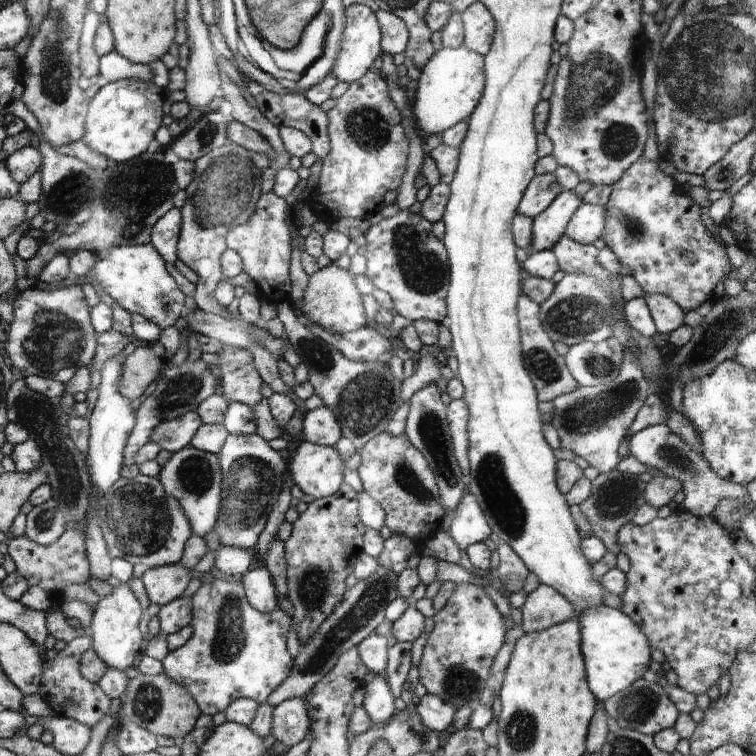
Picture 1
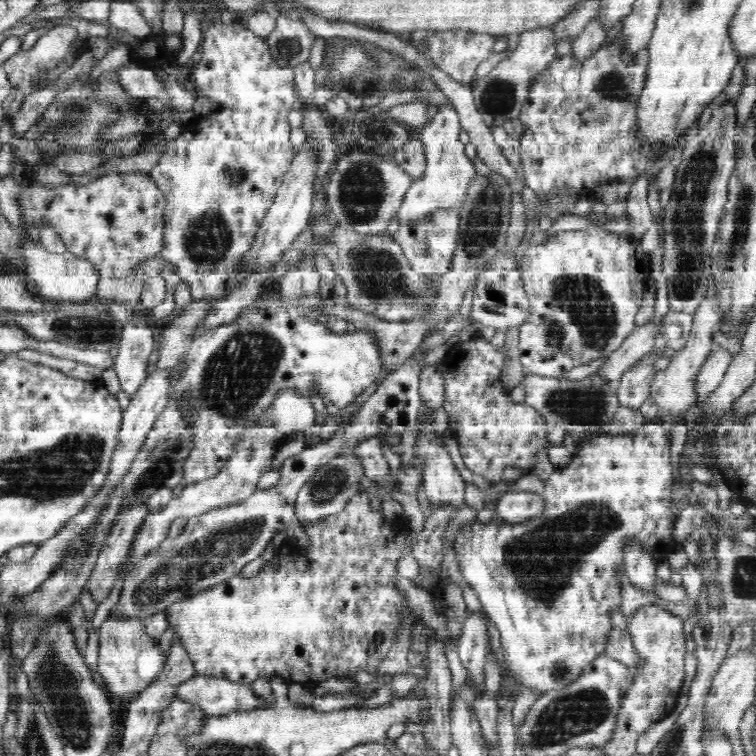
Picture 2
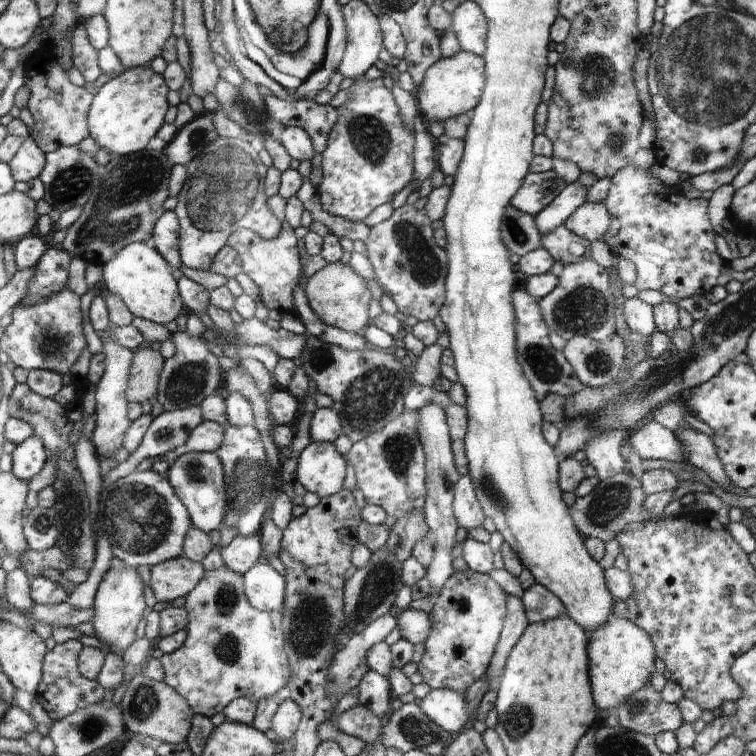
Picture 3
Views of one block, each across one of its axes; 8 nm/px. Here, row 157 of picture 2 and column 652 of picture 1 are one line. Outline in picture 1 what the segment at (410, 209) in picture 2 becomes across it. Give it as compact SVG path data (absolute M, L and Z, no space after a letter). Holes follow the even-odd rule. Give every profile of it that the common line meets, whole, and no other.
M667 424L651 425L642 431L628 437L630 444L630 454L649 467L658 468L658 475L665 475L679 481L683 487L685 500L683 509L692 512L694 516L711 516L716 506L722 499L737 500L743 496L748 496L744 486L733 484L720 479L710 468L708 462L702 454L692 451L680 437L673 434Z

